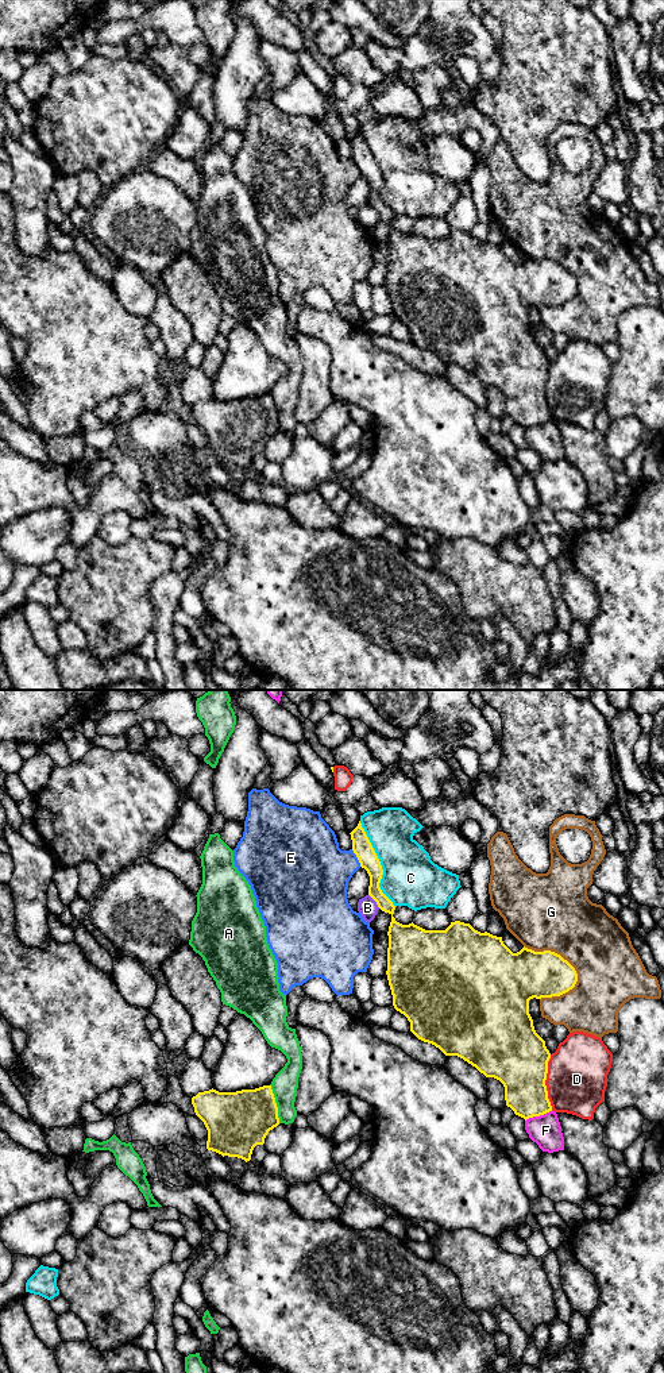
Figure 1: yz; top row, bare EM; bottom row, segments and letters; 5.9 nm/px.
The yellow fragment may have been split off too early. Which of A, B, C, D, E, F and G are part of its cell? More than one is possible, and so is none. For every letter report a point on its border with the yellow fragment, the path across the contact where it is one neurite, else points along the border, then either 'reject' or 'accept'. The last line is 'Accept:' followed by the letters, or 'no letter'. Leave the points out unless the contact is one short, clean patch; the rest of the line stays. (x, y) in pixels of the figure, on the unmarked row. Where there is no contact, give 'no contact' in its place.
A: yz (275, 412) | along yz (270, 393), (280, 431) | reject
B: yz (374, 208) | along yz (369, 203), (379, 216) | reject
C: yz (379, 173) | reject
D: yz (544, 392) | reject
E: yz (356, 165) | reject
F: yz (537, 424) | reject
G: yz (556, 262) | reject
Accept: no letter

